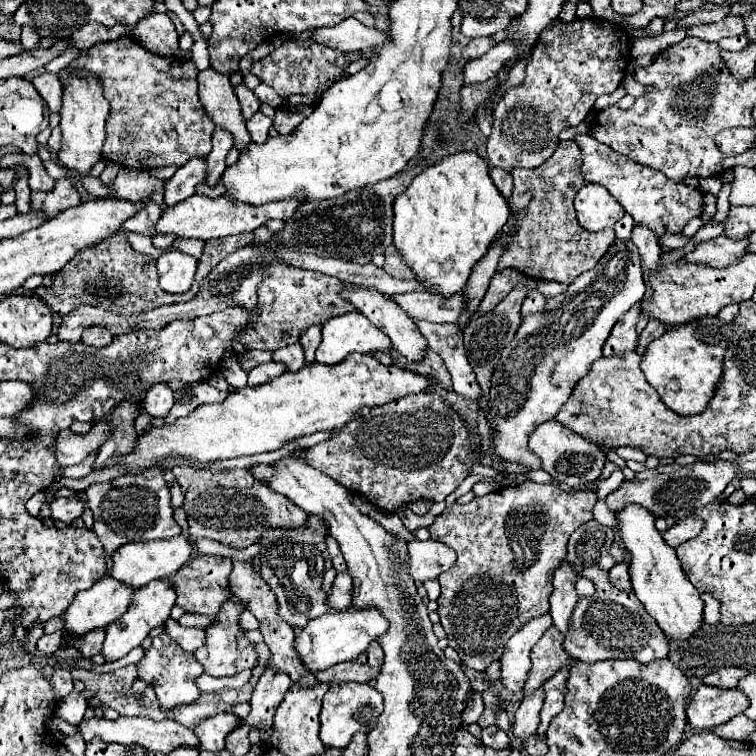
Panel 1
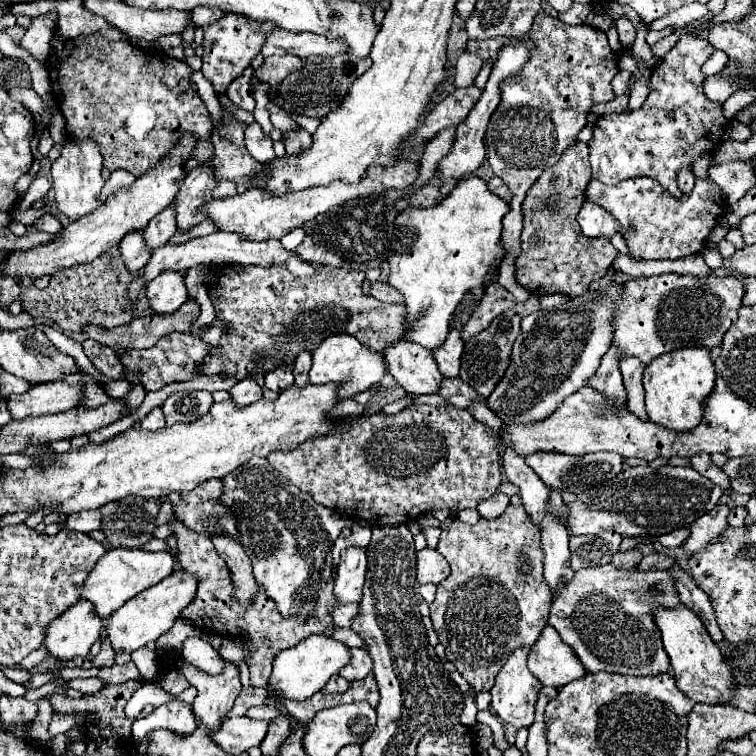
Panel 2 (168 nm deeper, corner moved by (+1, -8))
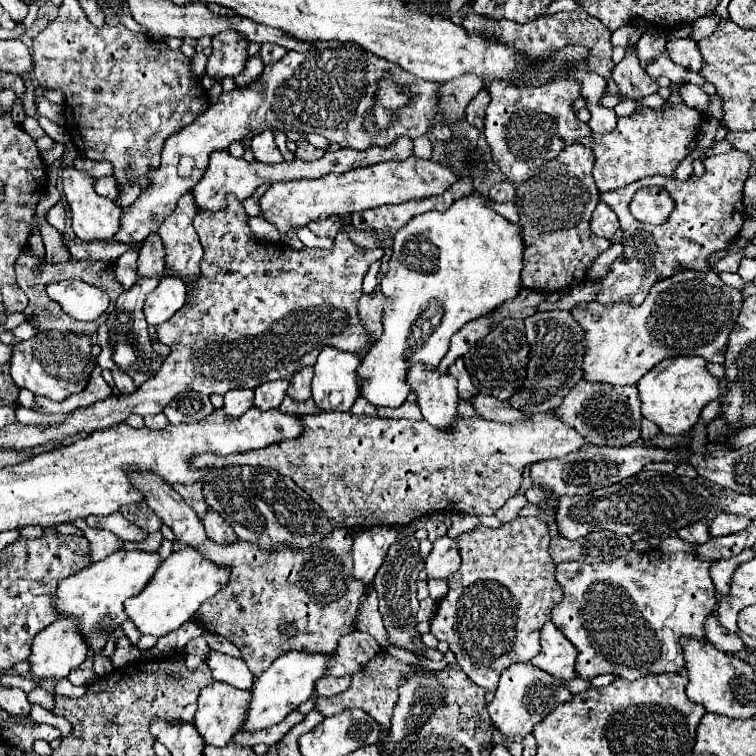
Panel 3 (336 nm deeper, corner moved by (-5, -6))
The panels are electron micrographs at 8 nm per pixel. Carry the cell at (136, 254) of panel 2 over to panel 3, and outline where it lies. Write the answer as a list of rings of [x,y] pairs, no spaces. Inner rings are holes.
[[[128,250],[126,254],[122,254],[116,260],[116,280],[122,284],[124,290],[128,290],[138,280],[138,276],[136,276],[136,258],[138,258],[138,252]]]

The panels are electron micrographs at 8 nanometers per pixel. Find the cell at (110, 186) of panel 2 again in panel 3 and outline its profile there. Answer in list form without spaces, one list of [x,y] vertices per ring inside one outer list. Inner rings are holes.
[[[102,176],[102,178],[94,178],[94,190],[104,196],[104,198],[110,198],[114,200],[118,196],[118,186],[116,186],[116,180],[114,176]]]

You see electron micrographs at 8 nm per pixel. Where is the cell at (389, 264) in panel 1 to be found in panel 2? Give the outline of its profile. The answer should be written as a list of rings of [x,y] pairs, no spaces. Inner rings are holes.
[[[386,280],[372,282],[370,296],[374,296],[376,300],[382,300],[382,302],[402,302],[404,300],[404,298],[400,298],[398,290],[392,290],[392,286],[388,286]]]

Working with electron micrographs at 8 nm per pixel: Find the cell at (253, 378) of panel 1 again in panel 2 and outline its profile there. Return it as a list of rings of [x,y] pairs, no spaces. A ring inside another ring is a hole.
[[[246,378],[246,380],[240,380],[240,382],[230,390],[230,394],[232,394],[232,400],[234,400],[238,406],[248,406],[248,404],[260,400],[260,384],[258,384],[256,380]]]

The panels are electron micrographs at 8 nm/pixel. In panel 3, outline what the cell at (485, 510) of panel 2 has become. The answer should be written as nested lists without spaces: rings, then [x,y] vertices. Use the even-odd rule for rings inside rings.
[[[516,494],[516,496],[512,496],[512,498],[510,498],[510,500],[496,512],[496,518],[498,518],[500,522],[510,522],[510,520],[518,518],[518,512],[520,512],[526,504],[528,504],[526,496]]]

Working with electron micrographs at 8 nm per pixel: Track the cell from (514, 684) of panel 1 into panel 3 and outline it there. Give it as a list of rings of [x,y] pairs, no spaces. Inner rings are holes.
[[[512,664],[502,672],[500,686],[494,694],[494,700],[488,704],[488,714],[492,724],[498,732],[502,732],[506,738],[524,738],[532,732],[532,728],[542,722],[548,712],[552,712],[558,704],[570,702],[572,692],[568,692],[564,680],[554,680],[548,672],[542,672],[540,668],[534,668],[528,664]]]

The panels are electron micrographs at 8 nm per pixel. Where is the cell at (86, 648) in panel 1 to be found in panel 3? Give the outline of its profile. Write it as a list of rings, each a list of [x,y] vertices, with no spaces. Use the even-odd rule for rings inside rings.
[[[124,636],[124,638],[118,640],[116,650],[114,650],[114,654],[110,656],[110,662],[112,662],[116,668],[124,668],[126,664],[132,664],[132,662],[140,660],[140,656],[142,656],[142,652]]]

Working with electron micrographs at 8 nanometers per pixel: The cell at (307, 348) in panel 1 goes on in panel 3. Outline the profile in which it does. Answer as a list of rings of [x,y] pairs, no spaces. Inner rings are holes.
[[[302,368],[290,378],[290,386],[286,390],[286,396],[290,396],[296,402],[304,402],[310,398],[310,382],[312,382],[312,368]]]

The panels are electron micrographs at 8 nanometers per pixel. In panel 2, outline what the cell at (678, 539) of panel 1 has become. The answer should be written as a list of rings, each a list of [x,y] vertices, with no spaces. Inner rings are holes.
[[[716,504],[712,512],[700,516],[692,526],[690,526],[690,536],[684,542],[682,552],[684,556],[692,556],[696,550],[702,550],[710,540],[714,540],[726,526],[726,516],[728,516],[728,506],[726,504]]]

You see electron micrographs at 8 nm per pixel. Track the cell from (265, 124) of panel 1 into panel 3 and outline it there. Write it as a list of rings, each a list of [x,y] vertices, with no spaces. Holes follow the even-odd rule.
[[[270,130],[262,132],[262,134],[256,134],[252,138],[252,152],[254,152],[254,158],[262,164],[278,164],[282,162],[282,154],[274,142],[274,134]]]

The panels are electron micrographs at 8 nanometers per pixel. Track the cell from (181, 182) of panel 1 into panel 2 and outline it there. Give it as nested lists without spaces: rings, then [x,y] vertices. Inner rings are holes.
[[[168,206],[166,210],[162,210],[160,214],[156,214],[156,218],[152,218],[152,222],[148,222],[146,230],[144,230],[144,238],[146,244],[150,246],[150,250],[164,246],[172,234],[176,232],[176,206]]]

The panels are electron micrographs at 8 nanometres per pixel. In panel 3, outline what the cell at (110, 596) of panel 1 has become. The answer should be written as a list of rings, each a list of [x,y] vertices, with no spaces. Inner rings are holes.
[[[56,620],[48,628],[44,628],[34,640],[32,640],[32,654],[30,654],[30,674],[34,680],[44,680],[44,678],[66,678],[72,670],[76,670],[88,654],[86,640],[82,634],[78,634],[76,624],[72,620]]]

